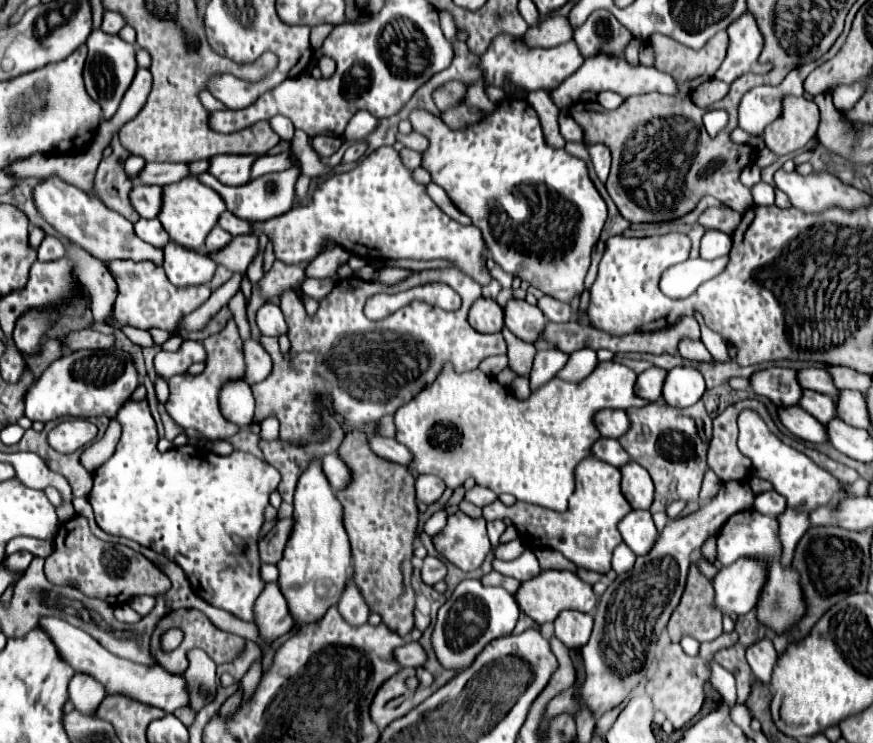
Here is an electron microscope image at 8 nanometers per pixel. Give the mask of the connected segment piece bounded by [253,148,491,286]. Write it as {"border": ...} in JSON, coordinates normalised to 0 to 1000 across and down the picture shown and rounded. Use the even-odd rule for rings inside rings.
{"border":[[[452,199],[430,202],[407,229],[375,240],[361,253],[356,275],[338,277],[304,301],[297,299],[290,304],[292,312],[301,310],[313,323],[315,345],[326,355],[354,355],[375,326],[384,326],[418,350],[512,347],[551,380],[551,385],[562,377],[560,363],[553,358],[556,326],[551,310],[546,304],[528,304],[505,285],[491,266],[487,250],[473,242],[472,230],[462,221]],[[400,256],[407,261],[400,261]]]}

